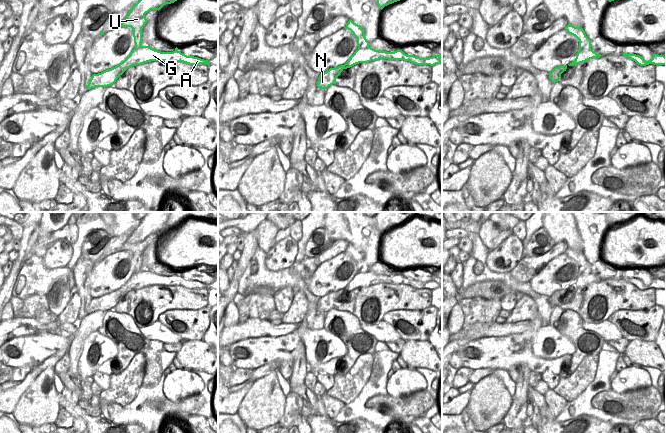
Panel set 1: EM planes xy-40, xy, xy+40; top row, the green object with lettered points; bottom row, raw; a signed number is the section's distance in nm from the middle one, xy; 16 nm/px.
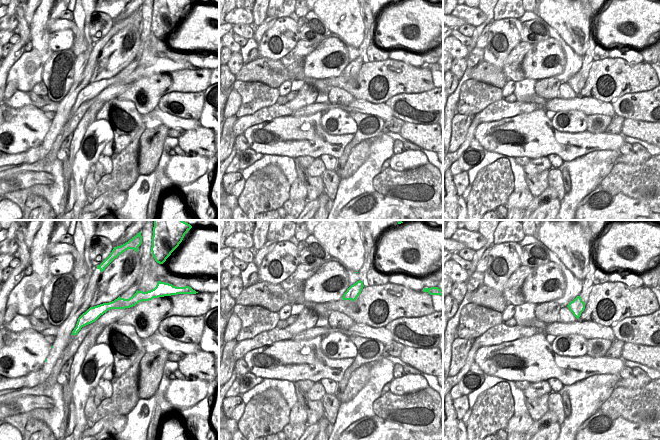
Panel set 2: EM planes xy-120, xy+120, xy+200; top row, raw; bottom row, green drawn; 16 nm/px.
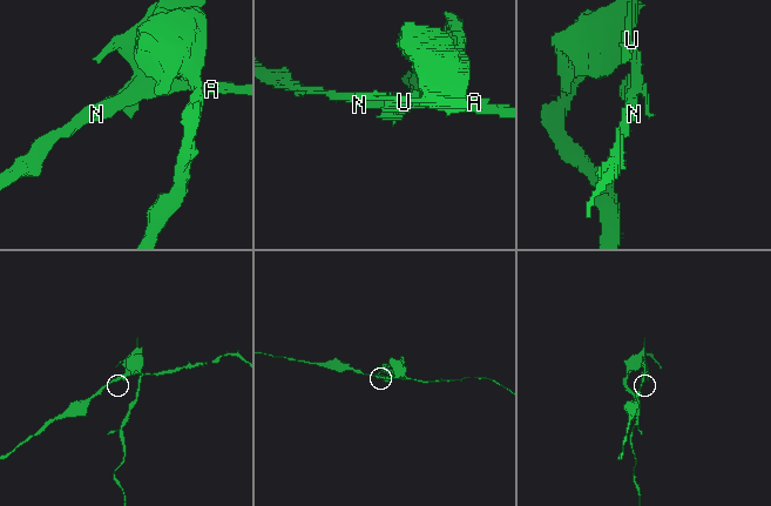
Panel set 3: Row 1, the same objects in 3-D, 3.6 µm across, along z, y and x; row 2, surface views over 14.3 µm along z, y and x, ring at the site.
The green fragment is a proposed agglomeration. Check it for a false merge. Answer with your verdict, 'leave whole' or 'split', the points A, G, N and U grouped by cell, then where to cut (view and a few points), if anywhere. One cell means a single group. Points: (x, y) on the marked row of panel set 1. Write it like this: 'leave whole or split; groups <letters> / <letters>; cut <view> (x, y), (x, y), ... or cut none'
split; groups A G N / U; cut xy+40 (591, 49), (579, 52)

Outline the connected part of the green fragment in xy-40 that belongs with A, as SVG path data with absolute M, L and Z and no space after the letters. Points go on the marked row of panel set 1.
M141 46L133 49L130 55L119 65L101 73L93 74L87 85L87 90L95 87L113 86L116 80L128 68L151 61L183 62L189 65L210 65L210 61L194 56L187 56L181 53L177 47L173 52L161 52L149 46Z

